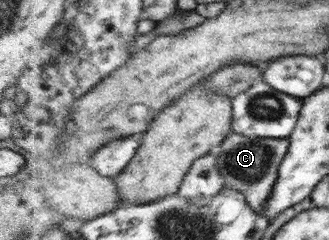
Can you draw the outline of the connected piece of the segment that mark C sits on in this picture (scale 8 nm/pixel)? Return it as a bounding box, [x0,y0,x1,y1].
[218,132,289,213]

